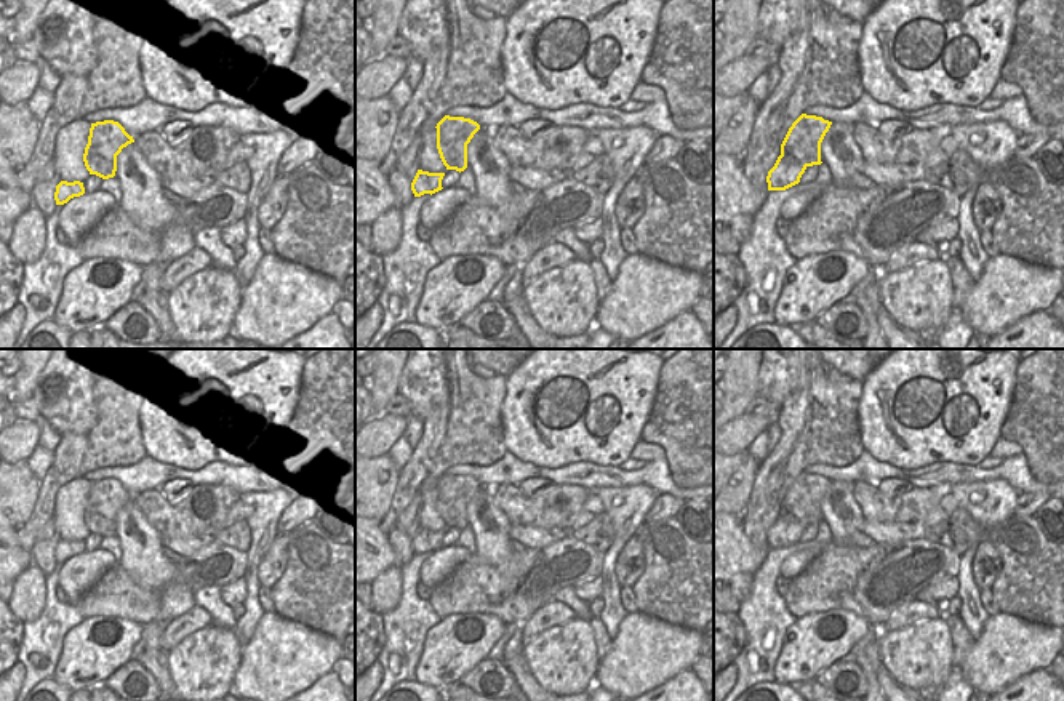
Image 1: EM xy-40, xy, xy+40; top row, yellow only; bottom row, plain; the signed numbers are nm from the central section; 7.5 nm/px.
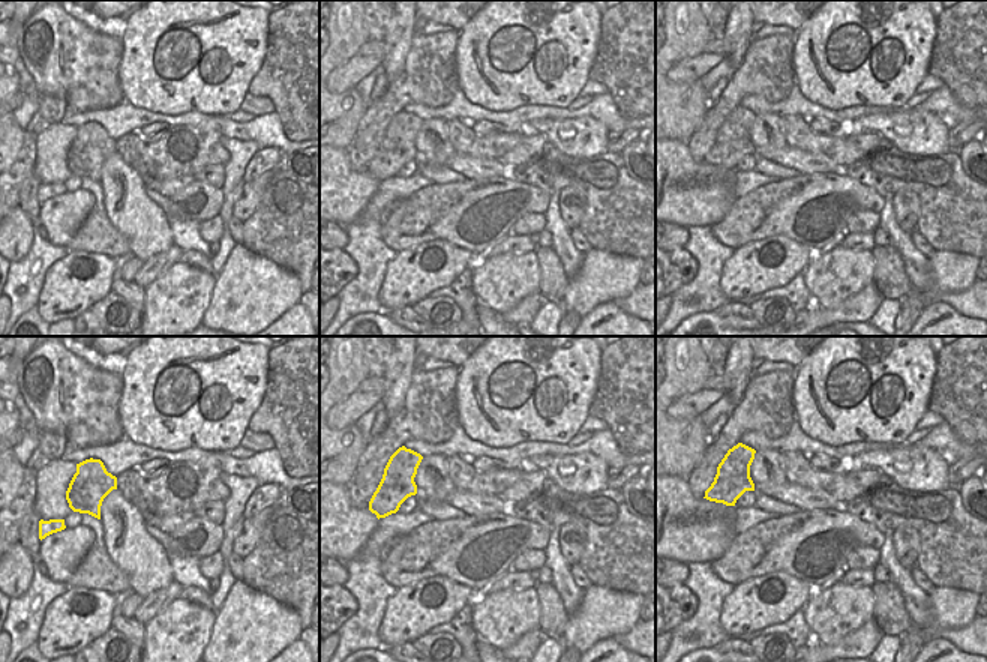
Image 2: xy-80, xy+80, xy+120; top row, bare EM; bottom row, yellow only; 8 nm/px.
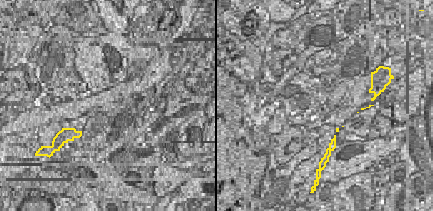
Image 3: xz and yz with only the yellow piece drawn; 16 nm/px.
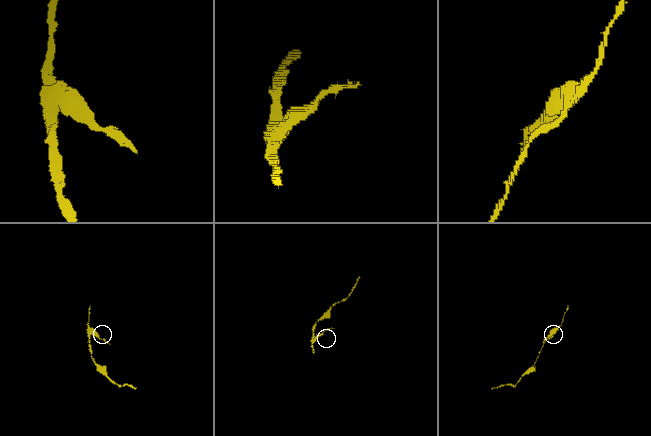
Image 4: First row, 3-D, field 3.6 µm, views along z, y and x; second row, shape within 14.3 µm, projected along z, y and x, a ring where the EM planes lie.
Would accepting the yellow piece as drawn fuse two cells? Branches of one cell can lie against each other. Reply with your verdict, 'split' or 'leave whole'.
split

